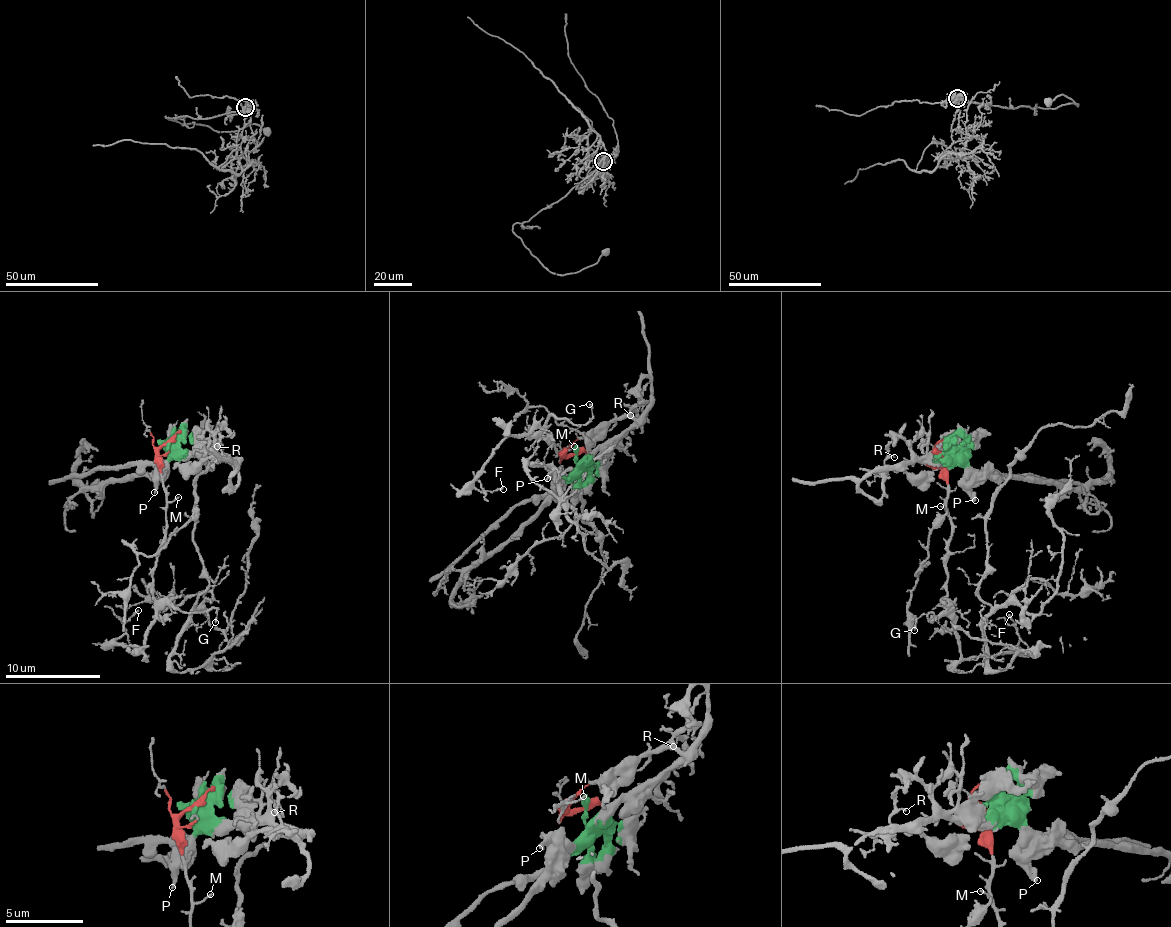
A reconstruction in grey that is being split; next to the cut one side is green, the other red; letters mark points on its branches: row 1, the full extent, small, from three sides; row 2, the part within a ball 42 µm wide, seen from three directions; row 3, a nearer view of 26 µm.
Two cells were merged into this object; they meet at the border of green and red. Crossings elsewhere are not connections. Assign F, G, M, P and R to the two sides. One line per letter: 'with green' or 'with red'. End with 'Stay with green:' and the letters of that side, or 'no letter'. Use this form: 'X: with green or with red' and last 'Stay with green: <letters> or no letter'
F: with red
G: with red
M: with red
P: with green
R: with green
Stay with green: P, R

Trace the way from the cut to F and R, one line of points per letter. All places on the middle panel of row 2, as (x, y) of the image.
F: (577, 453), (566, 455), (555, 450), (529, 429), (527, 436), (512, 433), (474, 483), (484, 493), (503, 488)
R: (577, 453), (580, 466), (605, 460), (632, 420), (634, 405), (630, 416)

